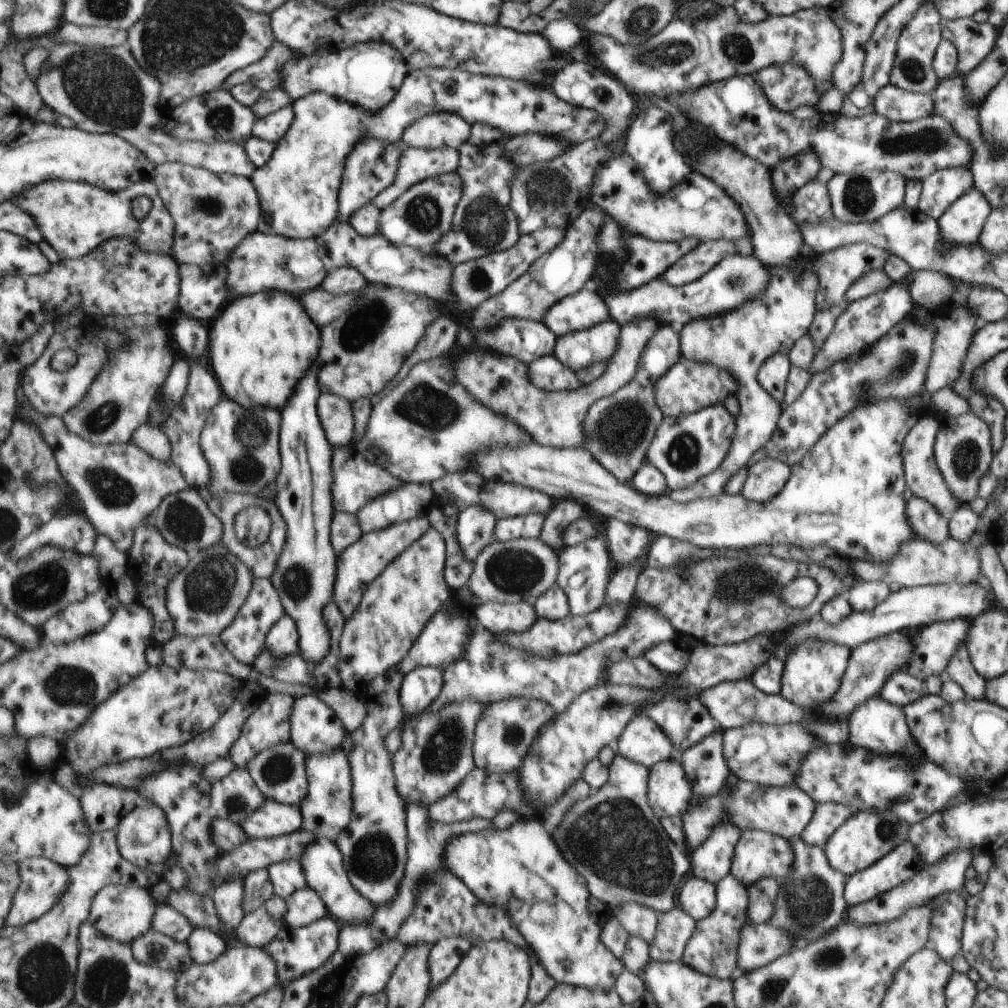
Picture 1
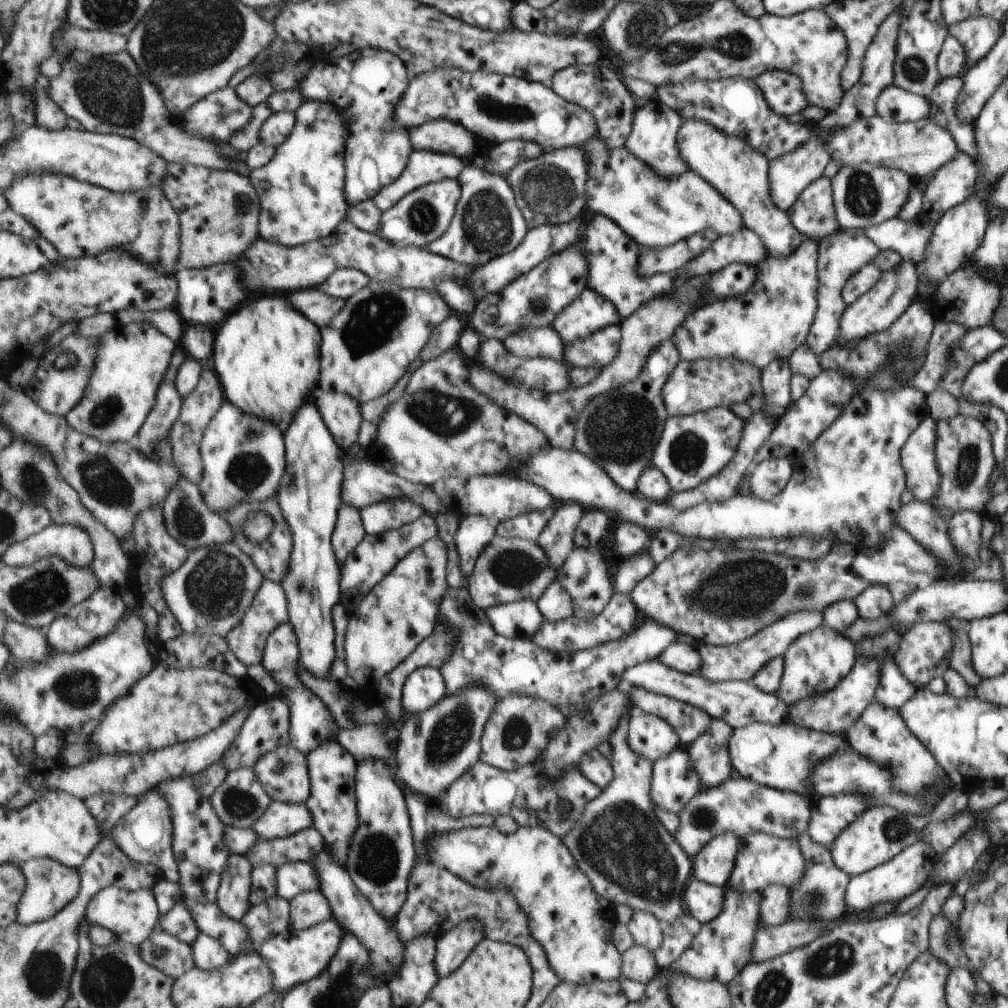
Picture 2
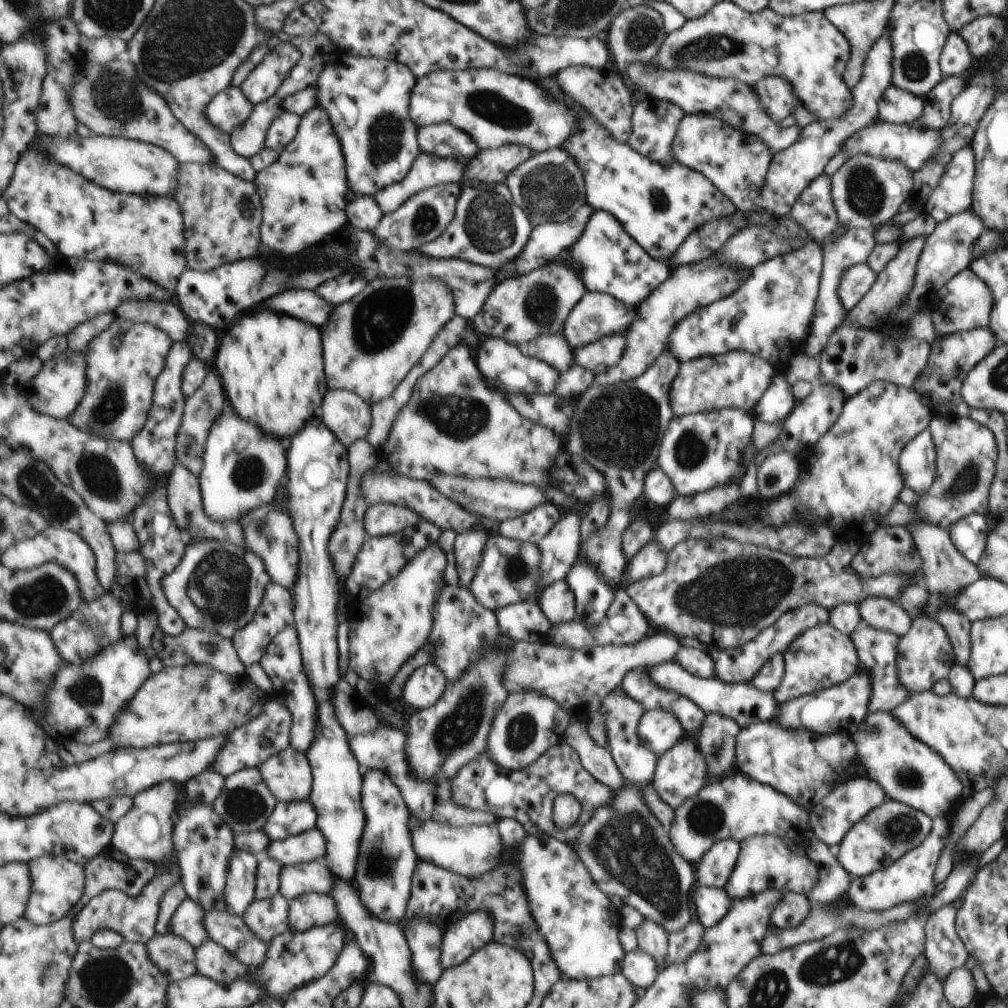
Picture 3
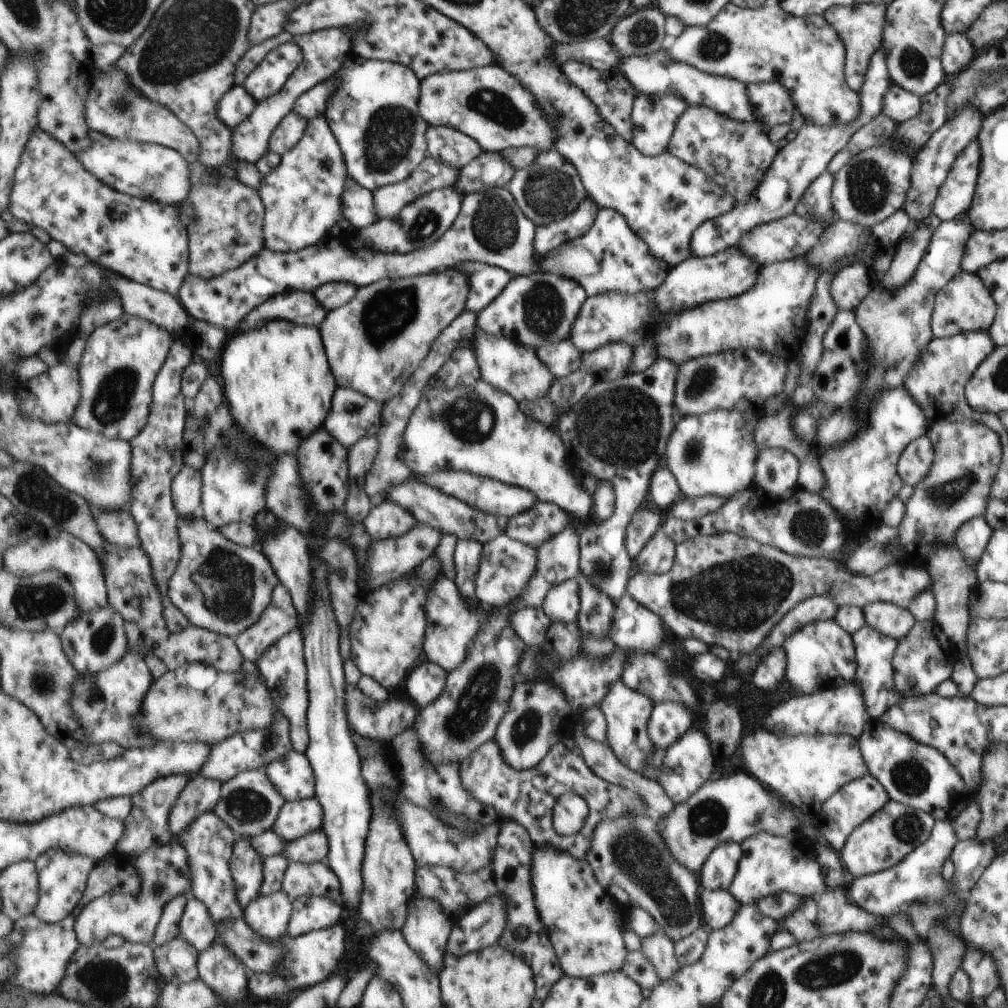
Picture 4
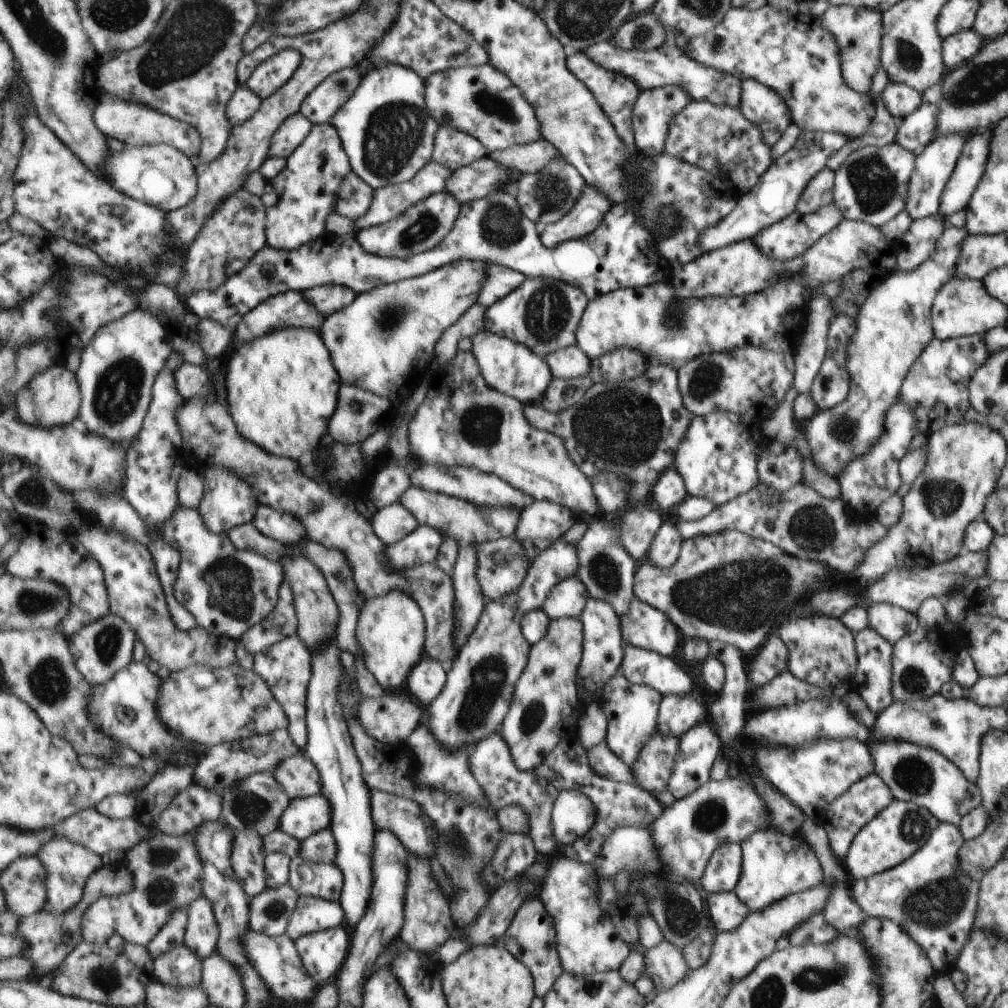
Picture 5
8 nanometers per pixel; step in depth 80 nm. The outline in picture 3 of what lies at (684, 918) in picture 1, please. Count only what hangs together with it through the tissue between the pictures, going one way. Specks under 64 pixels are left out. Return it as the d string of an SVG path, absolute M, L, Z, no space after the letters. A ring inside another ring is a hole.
M696 920L682 931L669 933L667 935L666 966L667 964L679 964L685 961L690 954L699 950L704 930L705 927Z

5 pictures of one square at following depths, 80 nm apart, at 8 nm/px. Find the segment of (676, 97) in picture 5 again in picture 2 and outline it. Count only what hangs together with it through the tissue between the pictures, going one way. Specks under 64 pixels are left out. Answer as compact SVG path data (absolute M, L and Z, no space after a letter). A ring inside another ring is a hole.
M649 98L641 108L635 108L632 128L625 140L624 148L639 159L639 162L647 164L658 176L663 178L681 176L689 170L679 155L677 146L677 134L682 120L677 111L664 106L655 98Z

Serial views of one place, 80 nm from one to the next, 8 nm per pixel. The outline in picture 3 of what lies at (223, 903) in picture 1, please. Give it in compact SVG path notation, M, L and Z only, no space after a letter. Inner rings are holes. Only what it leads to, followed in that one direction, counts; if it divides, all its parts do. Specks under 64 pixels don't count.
M236 849L230 862L226 901L229 912L243 916L256 898L259 858L253 853Z

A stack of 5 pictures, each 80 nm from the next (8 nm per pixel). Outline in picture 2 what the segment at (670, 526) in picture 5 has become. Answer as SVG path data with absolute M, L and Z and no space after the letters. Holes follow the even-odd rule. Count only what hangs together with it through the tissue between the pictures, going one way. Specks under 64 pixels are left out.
M639 554L631 557L629 560L619 561L614 570L614 590L615 594L628 596L635 584L642 580L655 568L653 560L649 558L649 554Z

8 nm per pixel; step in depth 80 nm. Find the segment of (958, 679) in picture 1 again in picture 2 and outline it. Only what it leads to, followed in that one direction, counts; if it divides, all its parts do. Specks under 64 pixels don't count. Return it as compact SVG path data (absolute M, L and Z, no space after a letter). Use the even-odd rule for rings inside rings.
M949 618L944 621L947 626L951 626L951 630L955 630L954 648L951 650L950 669L955 670L959 674L959 678L963 678L963 682L967 682L972 693L981 684L982 679L979 678L978 672L973 668L973 662L970 659L970 642L968 633L968 622L963 620L955 620Z

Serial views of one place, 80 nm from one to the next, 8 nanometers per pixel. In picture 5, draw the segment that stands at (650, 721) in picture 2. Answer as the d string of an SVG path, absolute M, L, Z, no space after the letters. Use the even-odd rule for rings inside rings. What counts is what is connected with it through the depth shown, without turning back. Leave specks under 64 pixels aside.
M695 687L684 695L665 695L658 706L657 733L679 738L687 730L705 720L705 706L699 689Z

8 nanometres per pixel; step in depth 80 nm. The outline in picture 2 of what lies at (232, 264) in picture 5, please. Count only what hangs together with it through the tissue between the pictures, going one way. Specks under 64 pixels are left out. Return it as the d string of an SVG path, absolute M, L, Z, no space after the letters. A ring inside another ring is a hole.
M168 163L166 178L163 178L160 187L173 204L181 224L180 268L210 269L214 265L237 263L251 244L260 238L262 202L250 176L242 176L234 170L211 170L188 163Z

